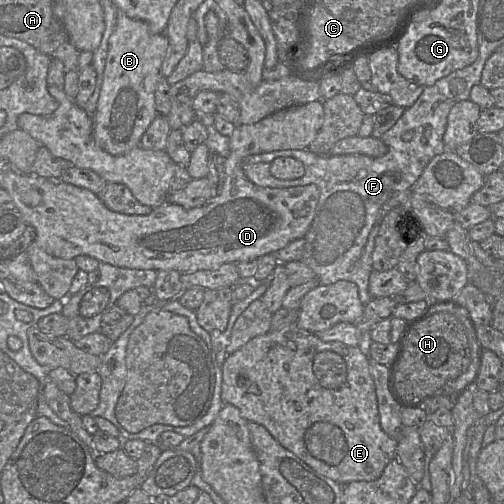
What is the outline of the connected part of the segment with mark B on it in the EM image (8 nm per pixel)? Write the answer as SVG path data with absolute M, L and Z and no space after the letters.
M117 12L114 30L108 39L107 57L96 111L93 138L111 155L122 155L139 146L141 137L158 115L155 90L168 48L164 34L153 34L146 22Z

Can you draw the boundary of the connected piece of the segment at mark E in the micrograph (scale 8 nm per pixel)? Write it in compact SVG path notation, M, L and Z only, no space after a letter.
M292 324L279 331L270 331L251 339L239 350L227 356L222 369L221 398L223 405L230 404L237 407L241 417L248 422L264 426L284 448L291 451L322 476L332 479L343 486L353 481L374 481L382 475L388 463L396 459L398 441L389 437L380 426L375 385L371 376L370 358L366 353L365 345L354 347L341 342L323 342L316 334L303 330L296 324Z

